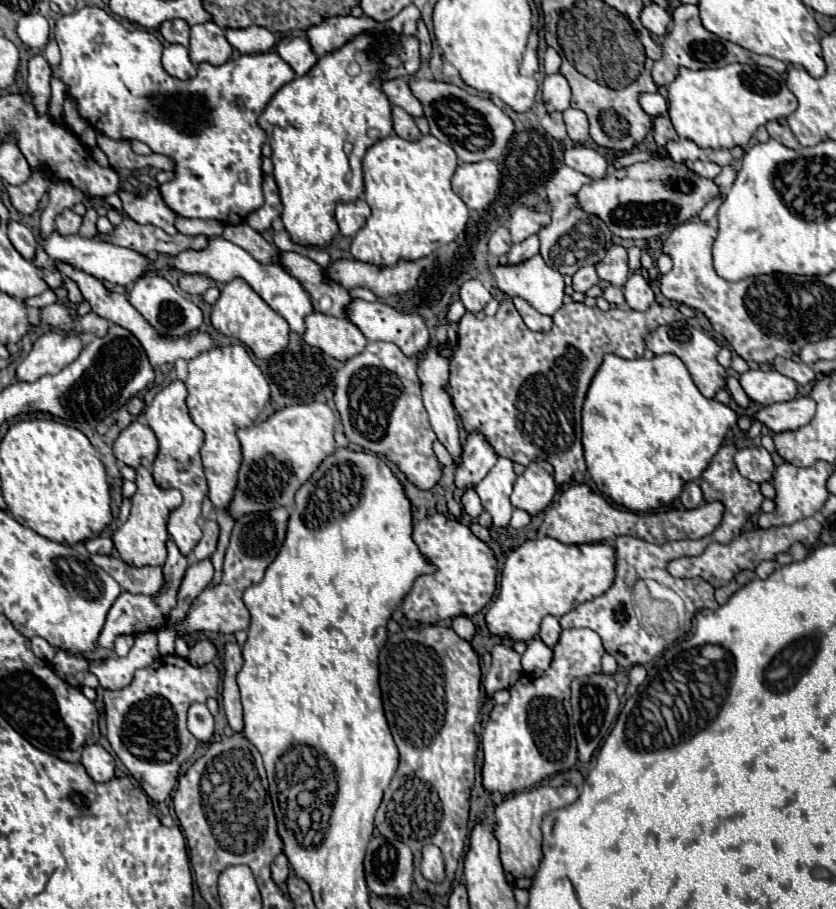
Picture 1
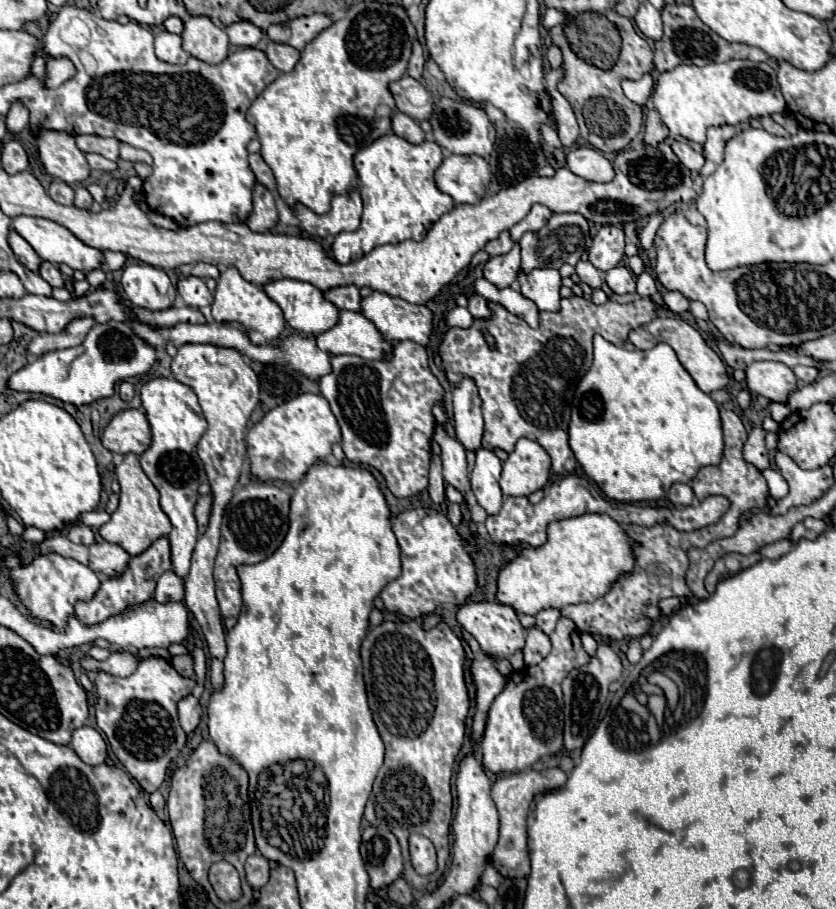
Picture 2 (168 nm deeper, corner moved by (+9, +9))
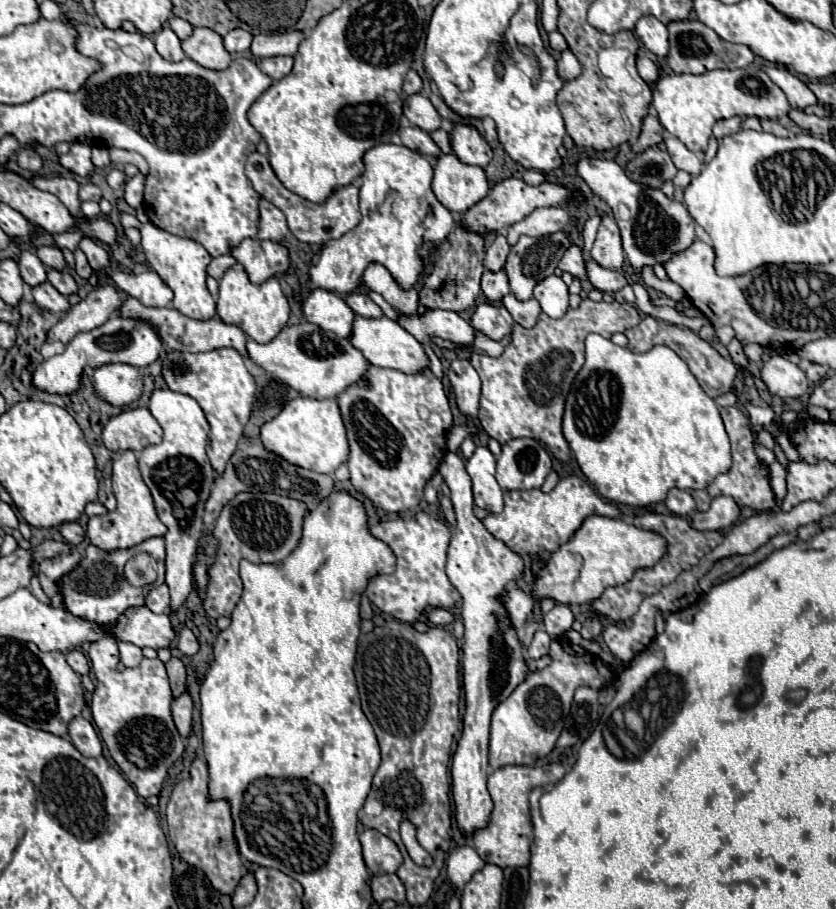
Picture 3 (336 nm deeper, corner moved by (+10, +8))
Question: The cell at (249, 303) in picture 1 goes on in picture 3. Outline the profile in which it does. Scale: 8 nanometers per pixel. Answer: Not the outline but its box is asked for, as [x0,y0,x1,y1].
[218,267,290,343]

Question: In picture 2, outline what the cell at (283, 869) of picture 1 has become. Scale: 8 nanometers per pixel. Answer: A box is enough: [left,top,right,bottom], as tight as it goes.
[245,854,269,890]

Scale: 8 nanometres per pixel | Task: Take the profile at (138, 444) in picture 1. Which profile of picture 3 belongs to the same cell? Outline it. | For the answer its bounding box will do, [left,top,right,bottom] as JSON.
[102,407,162,451]

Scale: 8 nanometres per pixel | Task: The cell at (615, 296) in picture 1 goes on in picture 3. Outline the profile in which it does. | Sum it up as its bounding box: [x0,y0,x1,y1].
[558,245,586,281]

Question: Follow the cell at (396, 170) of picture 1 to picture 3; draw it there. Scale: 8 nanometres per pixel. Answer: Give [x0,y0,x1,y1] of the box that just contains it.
[308,143,454,295]

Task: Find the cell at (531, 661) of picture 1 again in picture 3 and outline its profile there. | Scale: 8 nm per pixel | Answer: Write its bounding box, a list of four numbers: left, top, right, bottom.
[528,629,550,659]

